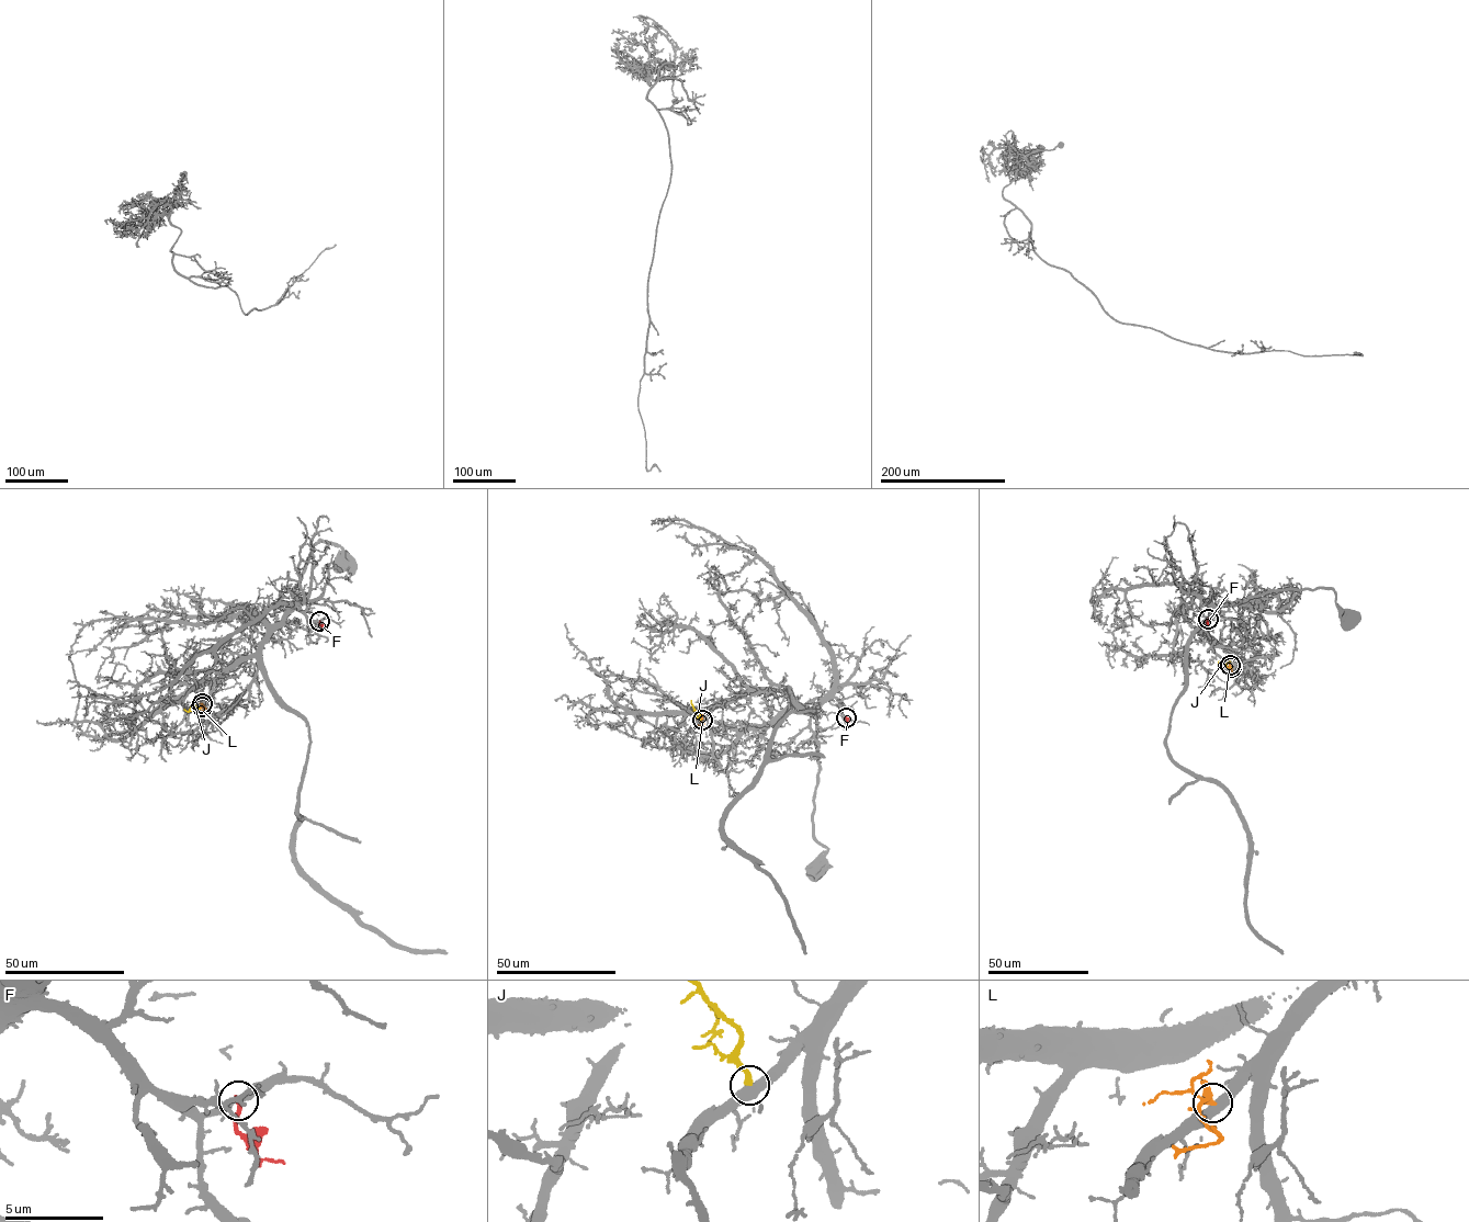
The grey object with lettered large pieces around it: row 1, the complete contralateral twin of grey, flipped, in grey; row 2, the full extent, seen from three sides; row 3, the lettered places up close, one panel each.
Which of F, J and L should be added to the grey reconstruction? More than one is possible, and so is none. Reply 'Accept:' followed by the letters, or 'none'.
Accept: J

